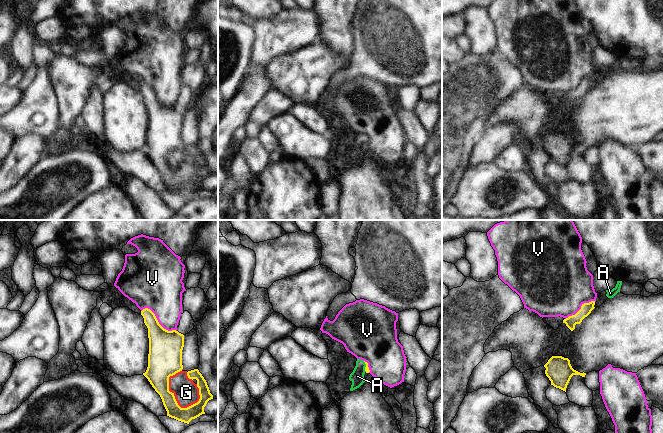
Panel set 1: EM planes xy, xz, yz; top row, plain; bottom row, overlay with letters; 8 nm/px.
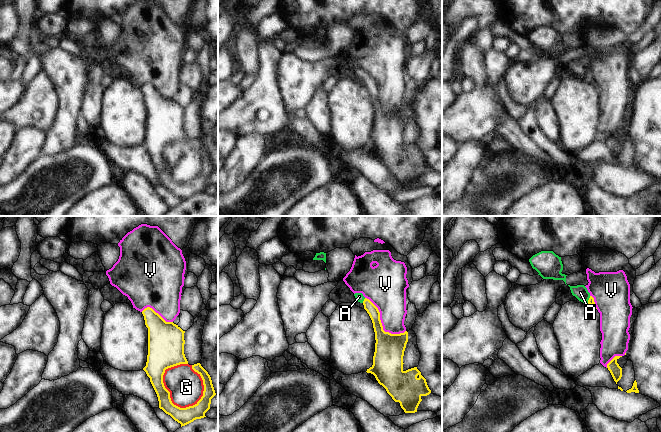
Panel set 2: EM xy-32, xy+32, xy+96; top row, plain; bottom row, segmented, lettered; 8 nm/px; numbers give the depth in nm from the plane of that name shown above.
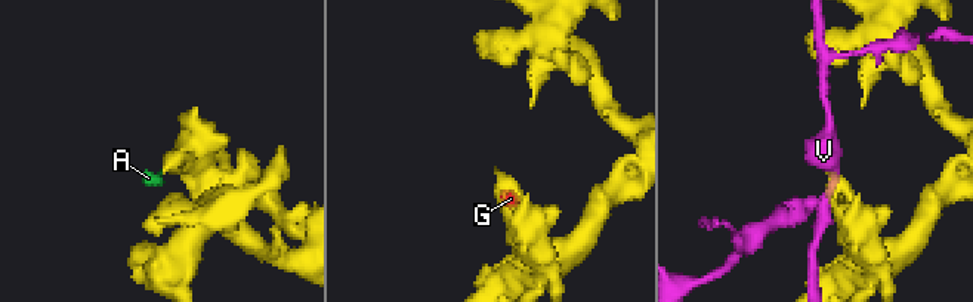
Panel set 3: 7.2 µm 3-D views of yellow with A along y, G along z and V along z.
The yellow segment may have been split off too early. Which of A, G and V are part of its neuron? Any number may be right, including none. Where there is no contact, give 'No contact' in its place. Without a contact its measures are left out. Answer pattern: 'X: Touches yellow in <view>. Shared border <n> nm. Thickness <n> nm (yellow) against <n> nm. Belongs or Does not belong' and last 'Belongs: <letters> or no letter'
A: Touches yellow in xz. Shared border 90 nm. Thickness 40 nm (yellow) against 110 nm. Belongs
G: Touches yellow in xy. Shared border 320 nm. Thickness 280 nm (yellow) against 200 nm. Belongs
V: Touches yellow in xy. Shared border 340 nm. Thickness 280 nm (yellow) against 360 nm. Does not belong
Belongs: A, G

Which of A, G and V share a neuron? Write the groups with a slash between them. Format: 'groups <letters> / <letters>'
groups A G / V

